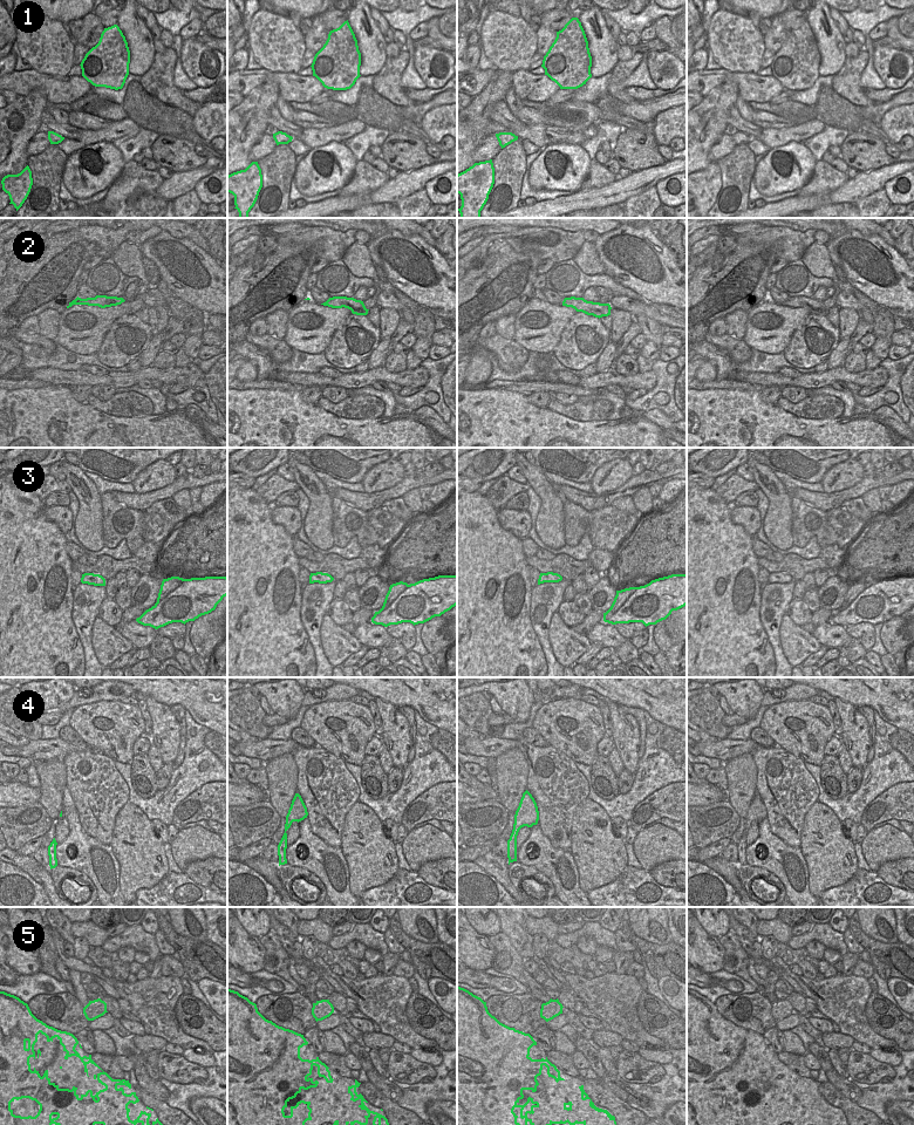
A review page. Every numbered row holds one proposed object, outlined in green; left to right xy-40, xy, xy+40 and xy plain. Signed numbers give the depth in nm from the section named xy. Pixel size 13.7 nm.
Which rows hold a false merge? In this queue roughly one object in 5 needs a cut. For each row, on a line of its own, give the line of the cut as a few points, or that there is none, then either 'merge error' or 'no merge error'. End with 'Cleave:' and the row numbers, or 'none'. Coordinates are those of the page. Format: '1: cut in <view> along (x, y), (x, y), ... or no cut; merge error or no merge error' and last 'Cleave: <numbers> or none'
1: no cut; no merge error
2: no cut; no merge error
3: no cut; no merge error
4: no cut; no merge error
5: no cut; no merge error
Cleave: none

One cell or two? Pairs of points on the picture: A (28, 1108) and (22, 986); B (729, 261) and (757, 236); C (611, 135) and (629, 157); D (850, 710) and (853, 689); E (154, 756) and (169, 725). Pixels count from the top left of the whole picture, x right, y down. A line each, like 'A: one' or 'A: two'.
A: two
B: two
C: two
D: two
E: two

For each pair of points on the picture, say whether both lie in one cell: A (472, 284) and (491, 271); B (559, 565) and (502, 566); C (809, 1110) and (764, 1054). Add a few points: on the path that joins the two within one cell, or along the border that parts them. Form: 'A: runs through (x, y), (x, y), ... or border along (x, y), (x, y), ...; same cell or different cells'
A: runs through (477, 284), (486, 275); same cell
B: border along (525, 557), (530, 566); different cells
C: runs through (793, 1100), (764, 1069); same cell

